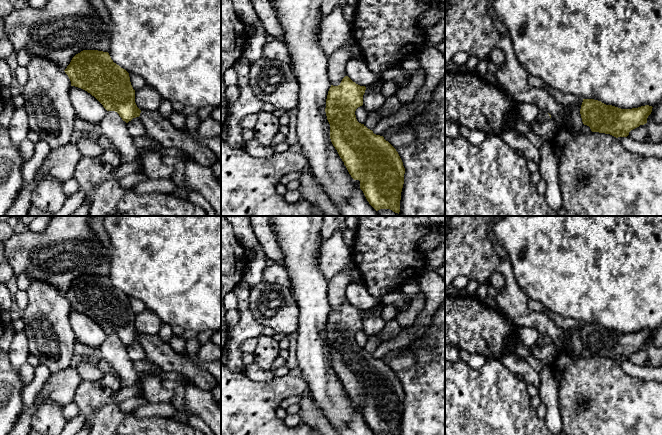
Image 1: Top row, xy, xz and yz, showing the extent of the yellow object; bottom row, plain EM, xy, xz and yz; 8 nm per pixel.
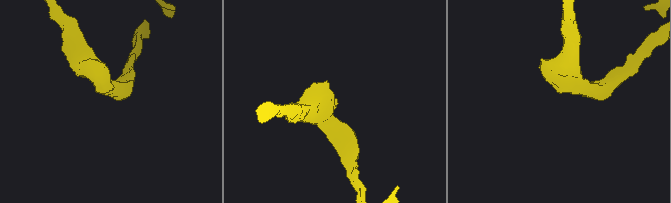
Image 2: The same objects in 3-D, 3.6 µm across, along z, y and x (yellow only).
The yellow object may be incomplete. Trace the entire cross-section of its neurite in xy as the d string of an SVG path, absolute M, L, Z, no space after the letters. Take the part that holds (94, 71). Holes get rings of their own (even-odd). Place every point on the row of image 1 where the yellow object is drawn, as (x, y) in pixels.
M83 50L76 54L67 68L71 86L81 88L94 96L107 111L115 111L128 123L139 117L146 135L166 148L179 148L199 164L212 167L219 158L191 136L186 136L158 111L141 111L135 103L129 73L113 62L108 52Z

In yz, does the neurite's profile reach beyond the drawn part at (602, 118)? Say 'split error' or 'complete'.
complete

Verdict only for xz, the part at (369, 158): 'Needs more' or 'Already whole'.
Already whole

